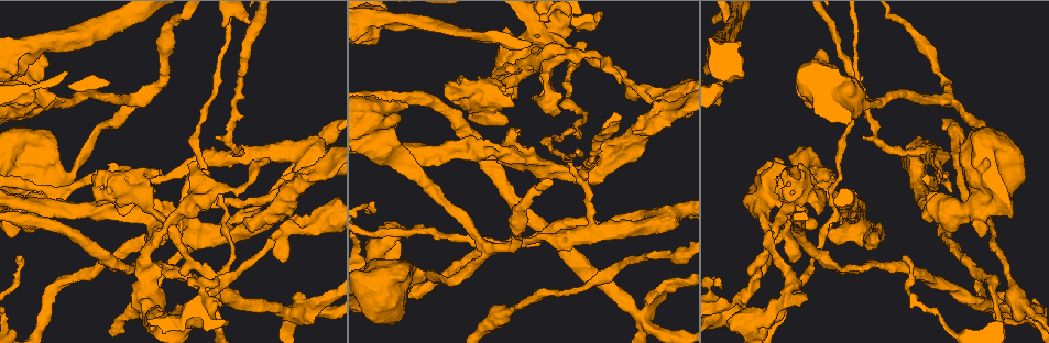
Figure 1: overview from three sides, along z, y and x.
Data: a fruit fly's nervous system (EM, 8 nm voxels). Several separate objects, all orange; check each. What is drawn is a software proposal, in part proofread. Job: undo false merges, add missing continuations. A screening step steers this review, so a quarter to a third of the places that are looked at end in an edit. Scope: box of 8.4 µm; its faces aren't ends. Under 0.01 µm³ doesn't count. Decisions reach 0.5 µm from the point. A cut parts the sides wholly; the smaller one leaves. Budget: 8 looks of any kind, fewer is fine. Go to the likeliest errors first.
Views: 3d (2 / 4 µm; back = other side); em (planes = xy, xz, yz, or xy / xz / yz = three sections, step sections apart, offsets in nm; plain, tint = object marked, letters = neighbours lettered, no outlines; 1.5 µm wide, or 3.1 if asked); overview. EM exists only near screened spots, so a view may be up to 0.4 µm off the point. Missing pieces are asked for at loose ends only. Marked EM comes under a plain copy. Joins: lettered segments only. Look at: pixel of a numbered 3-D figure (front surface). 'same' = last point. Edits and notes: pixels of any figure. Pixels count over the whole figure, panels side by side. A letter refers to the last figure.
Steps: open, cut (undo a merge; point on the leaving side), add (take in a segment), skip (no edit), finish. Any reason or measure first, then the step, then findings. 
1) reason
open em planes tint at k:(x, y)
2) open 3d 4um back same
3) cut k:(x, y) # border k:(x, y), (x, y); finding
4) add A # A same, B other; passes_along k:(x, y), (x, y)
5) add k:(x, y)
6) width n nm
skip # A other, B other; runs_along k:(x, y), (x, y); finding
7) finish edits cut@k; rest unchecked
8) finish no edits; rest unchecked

closes a loop
open 3d 4um at 1:(550, 28)

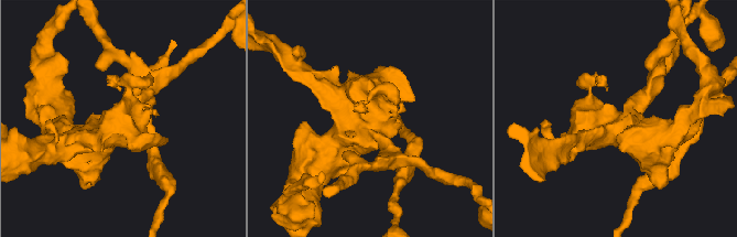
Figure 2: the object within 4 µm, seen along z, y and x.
open em planes letters at 2:(367, 122)

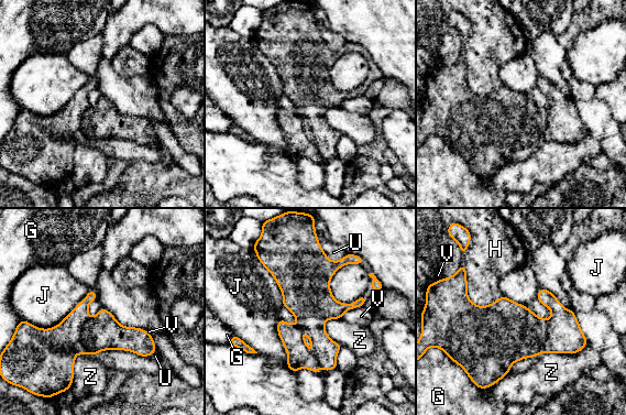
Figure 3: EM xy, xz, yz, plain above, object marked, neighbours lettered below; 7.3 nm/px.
cut 3:(100, 332) # G other, H other, J other, U other, V other, Z other; border 3:(89, 316), (83, 328), (86, 352); two cells meet here

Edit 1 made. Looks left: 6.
open overview

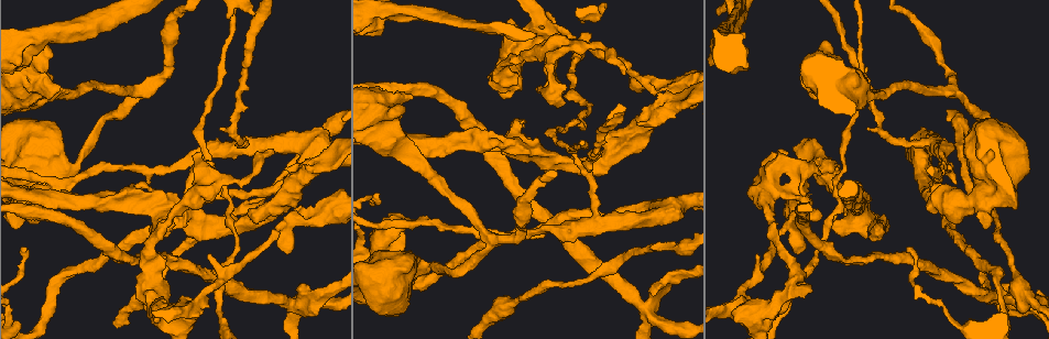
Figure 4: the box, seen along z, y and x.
sharp bend
open 3d 4um at 4:(293, 303)

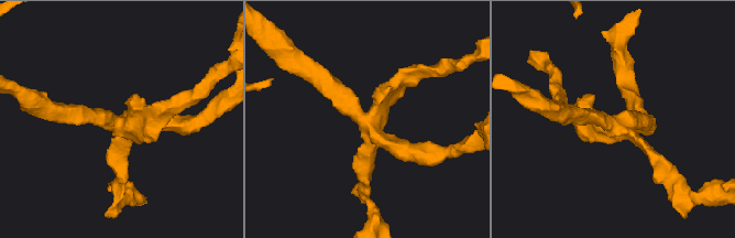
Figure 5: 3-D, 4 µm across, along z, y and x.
now the EM
open em xz step 8 letters at 5:(118, 125)

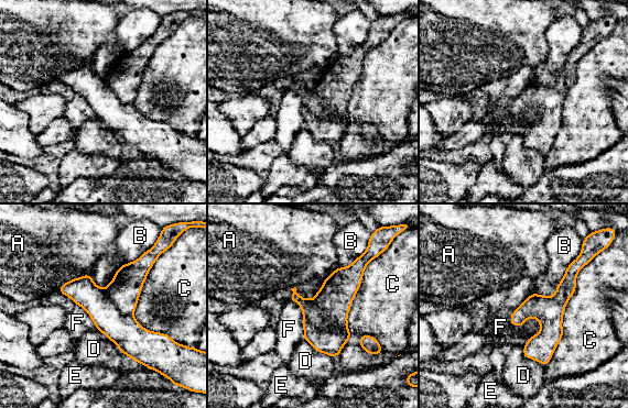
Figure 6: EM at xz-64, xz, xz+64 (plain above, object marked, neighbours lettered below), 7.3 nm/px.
width 150 nm
cut 6:(335, 297) # A other, B other, C other, D other, E other, F other; part_leaving 6:(572, 268), (551, 309), (544, 362); two cells meet here

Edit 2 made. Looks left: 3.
thin end
open em planes letters at 4:(622, 72)

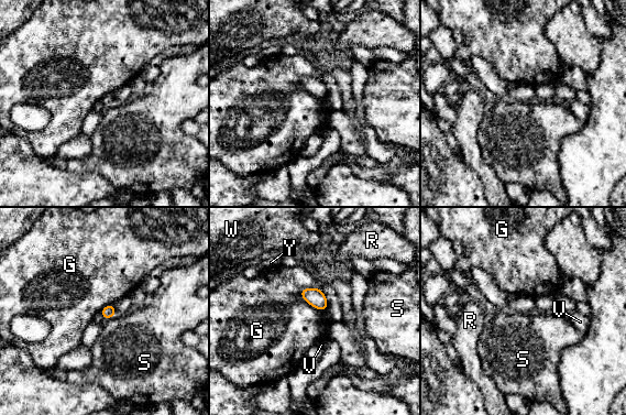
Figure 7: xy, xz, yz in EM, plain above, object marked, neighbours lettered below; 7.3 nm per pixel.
width 90 nm
skip # G other, R other, S other, V other, W other, Y other; no lettered segment goes on from it

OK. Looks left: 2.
finish edits cut@3, cut@6; rest unchecked

